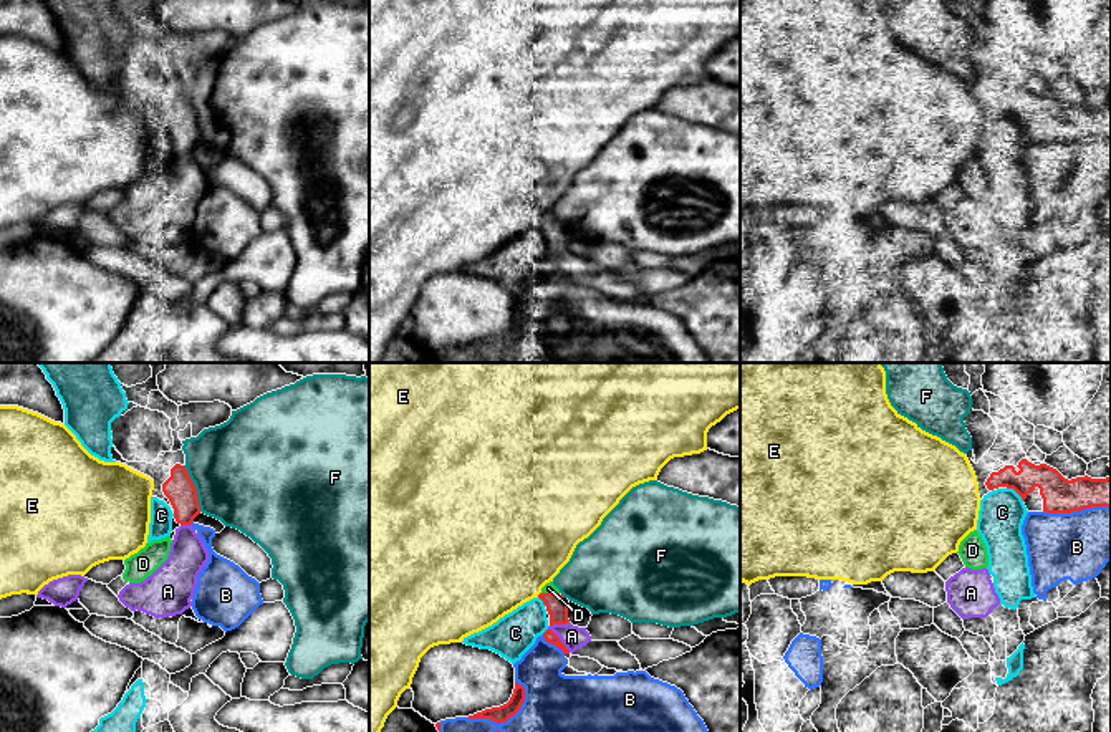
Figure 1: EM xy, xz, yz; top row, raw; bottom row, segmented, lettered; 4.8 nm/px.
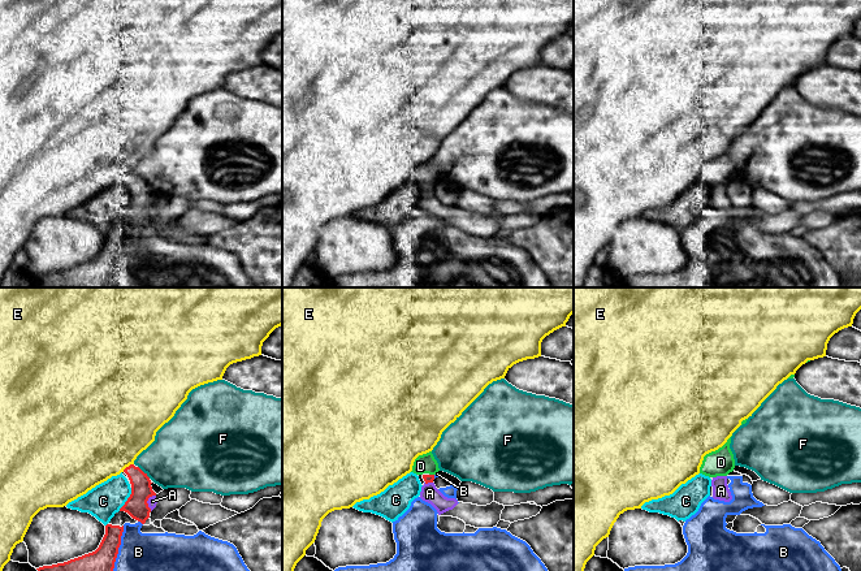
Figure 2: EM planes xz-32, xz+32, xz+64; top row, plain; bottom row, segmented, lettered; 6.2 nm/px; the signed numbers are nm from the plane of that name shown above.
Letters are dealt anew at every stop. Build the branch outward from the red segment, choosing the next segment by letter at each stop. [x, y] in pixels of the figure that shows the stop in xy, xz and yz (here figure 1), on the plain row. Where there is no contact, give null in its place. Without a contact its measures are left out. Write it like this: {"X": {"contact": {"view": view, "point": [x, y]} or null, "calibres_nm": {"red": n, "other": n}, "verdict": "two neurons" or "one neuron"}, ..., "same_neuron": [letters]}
{"A": {"contact": {"view": "xz", "point": [558, 267]}, "calibres_nm": {"red": 60, "other": 110}, "verdict": "two neurons"}, "B": {"contact": {"view": "yz", "point": [1077, 139]}, "calibres_nm": {"red": 180, "other": 320}, "verdict": "two neurons"}, "C": {"contact": {"view": "yz", "point": [1015, 120]}, "calibres_nm": {"red": 180, "other": 220}, "verdict": "two neurons"}, "D": {"contact": {"view": "xz", "point": [547, 222]}, "calibres_nm": {"red": 100, "other": 50}, "verdict": "two neurons"}, "E": {"contact": {"view": "xz", "point": [538, 224]}, "calibres_nm": {"red": 100, "other": 480}, "verdict": "two neurons"}, "F": {"contact": {"view": "xy", "point": [194, 118]}, "calibres_nm": {"red": 150, "other": 480}, "verdict": "two neurons"}, "same_neuron": []}

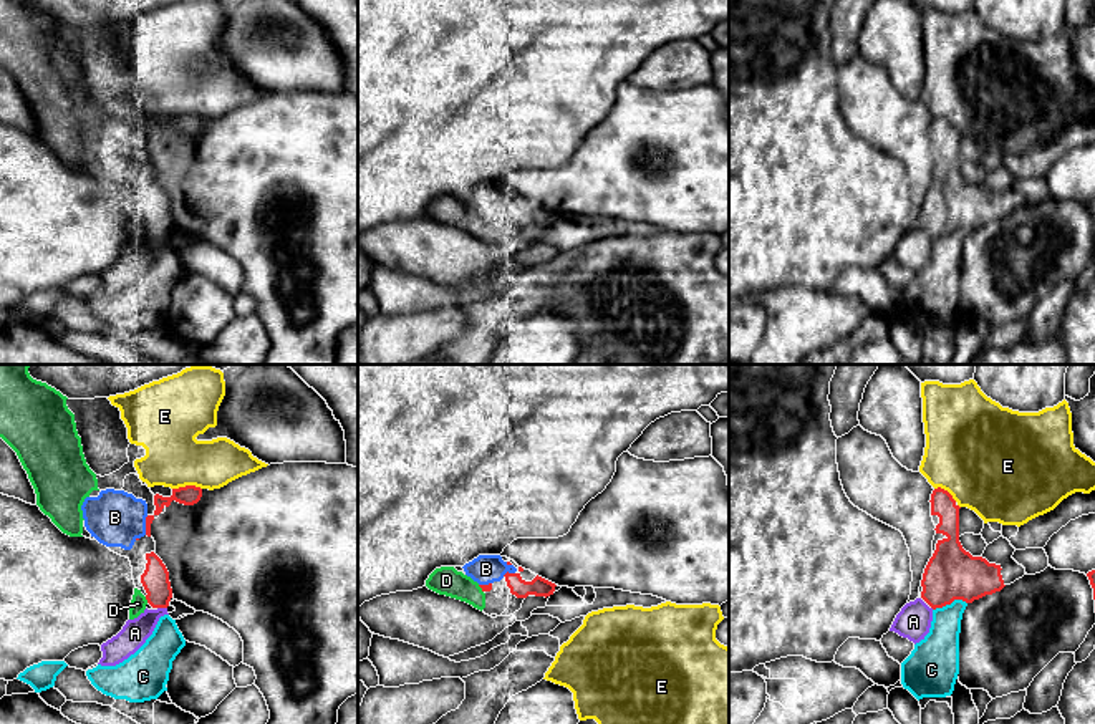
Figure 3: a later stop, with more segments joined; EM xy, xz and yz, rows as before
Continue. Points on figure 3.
{"A": {"contact": {"view": "xy", "point": [163, 236]}, "calibres_nm": {"red": 130, "other": 130}, "verdict": "two neurons"}, "B": {"contact": {"view": "xy", "point": [146, 154]}, "calibres_nm": {"red": 90, "other": 280}, "verdict": "one neuron"}, "C": {"contact": {"view": "yz", "point": [950, 232]}, "calibres_nm": {"red": 260, "other": 200}, "verdict": "two neurons"}, "D": {"contact": {"view": "xy", "point": [146, 227]}, "calibres_nm": {"red": 130, "other": 80}, "verdict": "two neurons"}, "E": {"contact": {"view": "xy", "point": [186, 115]}, "calibres_nm": {"red": 90, "other": 280}, "verdict": "two neurons"}, "same_neuron": ["B"]}

